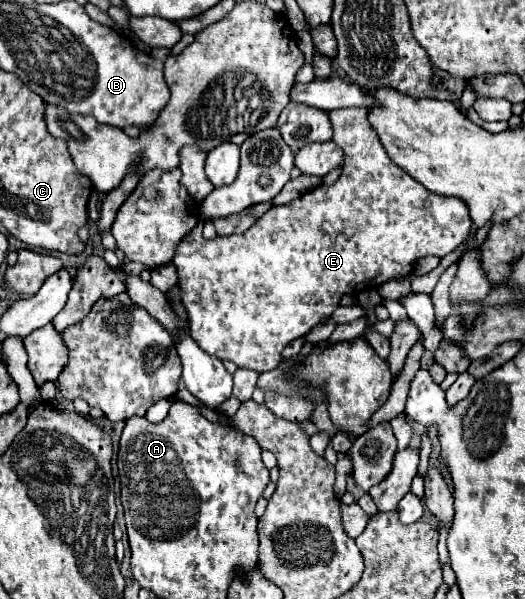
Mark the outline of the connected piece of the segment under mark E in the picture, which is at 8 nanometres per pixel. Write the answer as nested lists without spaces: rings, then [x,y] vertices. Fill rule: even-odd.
[[[339,108],[339,110],[329,112],[329,118],[331,118],[331,124],[333,124],[333,142],[337,146],[341,146],[341,150],[345,152],[343,174],[339,176],[339,180],[333,186],[319,186],[319,188],[309,190],[303,196],[291,200],[289,204],[271,208],[265,216],[261,216],[257,220],[257,224],[253,224],[243,234],[233,234],[233,236],[225,236],[225,238],[217,236],[213,240],[205,240],[201,236],[203,222],[199,222],[197,228],[193,228],[193,232],[189,232],[181,240],[181,244],[177,246],[173,264],[177,268],[177,286],[181,290],[181,302],[183,302],[183,308],[187,312],[187,318],[189,318],[193,340],[209,356],[215,356],[219,360],[231,360],[239,368],[251,368],[251,370],[257,370],[257,372],[273,370],[281,362],[281,348],[285,348],[285,344],[289,344],[295,338],[303,338],[313,326],[327,320],[333,314],[333,310],[339,306],[339,300],[341,300],[343,294],[361,292],[365,288],[377,288],[391,278],[405,278],[413,272],[417,258],[421,258],[425,254],[437,254],[439,258],[443,258],[449,252],[453,252],[467,238],[467,234],[471,230],[471,218],[469,218],[469,210],[465,208],[465,202],[461,202],[457,198],[447,198],[447,196],[433,194],[425,186],[421,186],[417,180],[413,180],[405,170],[401,170],[387,156],[385,148],[381,146],[381,140],[377,138],[377,132],[373,130],[373,126],[367,120],[367,108]]]

